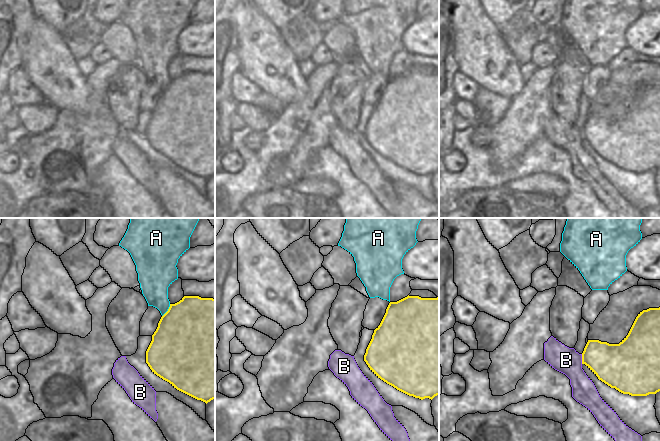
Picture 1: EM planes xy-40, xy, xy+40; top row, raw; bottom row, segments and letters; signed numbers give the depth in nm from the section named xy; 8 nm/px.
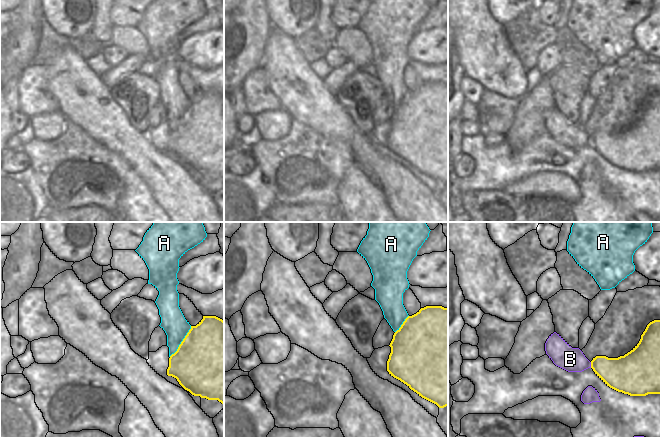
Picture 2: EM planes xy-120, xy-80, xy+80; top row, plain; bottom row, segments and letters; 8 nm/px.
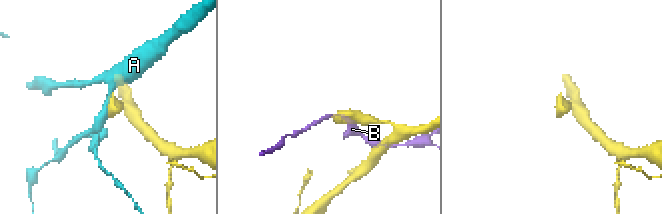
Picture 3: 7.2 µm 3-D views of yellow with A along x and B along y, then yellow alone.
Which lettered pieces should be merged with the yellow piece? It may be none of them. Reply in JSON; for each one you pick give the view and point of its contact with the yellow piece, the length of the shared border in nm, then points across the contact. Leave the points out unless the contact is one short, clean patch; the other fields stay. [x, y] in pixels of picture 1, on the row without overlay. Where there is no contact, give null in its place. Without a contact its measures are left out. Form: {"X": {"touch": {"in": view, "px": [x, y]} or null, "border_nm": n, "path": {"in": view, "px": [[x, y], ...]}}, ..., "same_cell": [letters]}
{"same_cell": []}

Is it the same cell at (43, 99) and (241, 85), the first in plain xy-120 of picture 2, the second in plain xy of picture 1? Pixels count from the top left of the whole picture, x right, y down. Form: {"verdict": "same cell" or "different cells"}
{"verdict": "same cell"}

